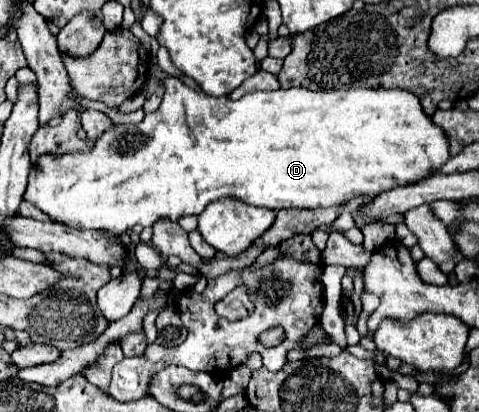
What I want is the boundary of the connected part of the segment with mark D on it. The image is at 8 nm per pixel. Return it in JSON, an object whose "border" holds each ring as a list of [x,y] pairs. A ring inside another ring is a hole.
{"border":[[[169,76],[163,80],[163,88],[165,88],[165,96],[163,102],[159,106],[157,112],[147,114],[143,118],[143,122],[139,122],[137,126],[123,126],[117,124],[115,128],[107,130],[97,142],[95,148],[89,154],[65,154],[65,156],[41,156],[39,158],[39,168],[41,172],[35,174],[35,170],[31,170],[29,176],[29,186],[25,192],[25,200],[33,202],[35,206],[39,206],[45,214],[49,214],[49,218],[59,220],[67,226],[79,228],[79,230],[107,230],[111,234],[123,234],[125,230],[133,228],[133,226],[153,226],[155,220],[159,218],[169,218],[169,220],[179,220],[185,214],[201,214],[205,210],[207,204],[223,198],[223,196],[233,196],[239,198],[251,206],[265,206],[269,210],[285,210],[285,208],[297,208],[297,210],[305,210],[305,208],[327,208],[327,206],[341,206],[349,200],[353,200],[355,196],[371,196],[377,198],[383,192],[395,190],[395,188],[403,188],[409,184],[417,184],[425,178],[429,178],[431,174],[435,174],[449,158],[449,146],[447,146],[447,136],[439,130],[439,126],[433,126],[431,118],[427,114],[423,114],[421,102],[419,98],[415,98],[415,94],[405,92],[405,90],[387,90],[387,88],[379,88],[379,90],[365,90],[365,88],[353,88],[353,90],[307,90],[307,88],[289,88],[289,90],[275,90],[275,92],[251,92],[247,96],[243,96],[237,102],[231,102],[229,98],[221,96],[221,98],[213,98],[207,96],[199,90],[193,90],[189,86],[185,86],[179,78]]]}

